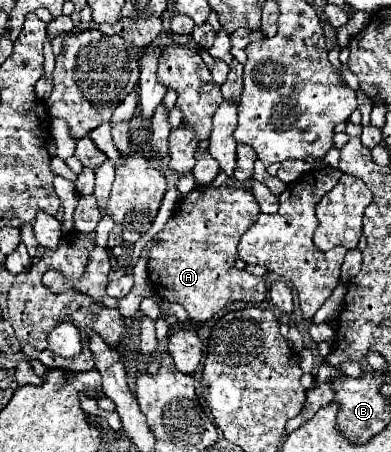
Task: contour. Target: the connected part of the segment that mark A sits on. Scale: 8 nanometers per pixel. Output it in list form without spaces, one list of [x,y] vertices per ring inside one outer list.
[[[206,185],[206,187],[194,187],[186,197],[178,197],[172,217],[166,221],[164,229],[154,237],[156,245],[152,245],[146,253],[148,281],[152,285],[152,291],[168,303],[180,303],[188,311],[190,319],[200,323],[210,321],[220,309],[224,309],[228,303],[234,301],[262,303],[266,299],[264,279],[234,267],[238,241],[248,231],[248,227],[256,221],[258,213],[260,207],[256,205],[252,191],[244,187]]]

